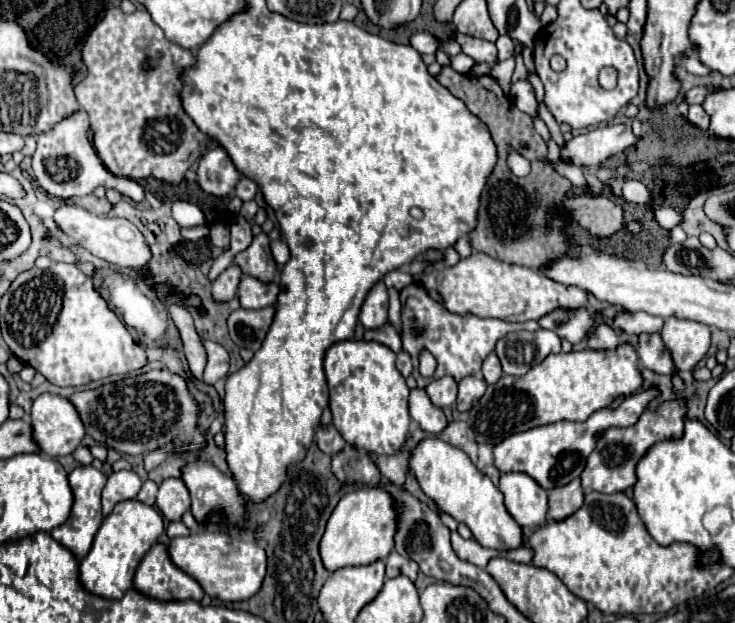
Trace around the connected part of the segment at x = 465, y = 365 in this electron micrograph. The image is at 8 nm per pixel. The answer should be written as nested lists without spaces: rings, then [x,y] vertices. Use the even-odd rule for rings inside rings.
[[[410,284],[406,288],[400,290],[400,302],[402,302],[402,346],[404,350],[412,356],[414,362],[414,372],[412,376],[416,378],[420,388],[426,388],[432,380],[438,380],[442,376],[452,376],[456,382],[460,382],[464,376],[476,376],[480,374],[480,364],[484,362],[484,358],[494,350],[496,342],[506,336],[508,332],[518,332],[518,330],[538,330],[540,326],[536,322],[520,322],[520,324],[510,324],[504,320],[496,320],[496,318],[478,318],[474,314],[452,314],[448,312],[442,304],[430,300],[430,296],[424,292],[424,288],[420,284]],[[414,326],[424,330],[420,336],[414,336]],[[422,350],[428,350],[436,362],[436,374],[432,378],[422,378],[418,374],[418,356]]]

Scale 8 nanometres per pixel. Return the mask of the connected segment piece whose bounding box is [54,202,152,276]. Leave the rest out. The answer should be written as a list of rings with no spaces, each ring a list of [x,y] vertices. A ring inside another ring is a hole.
[[[66,202],[60,210],[56,210],[54,214],[54,220],[56,224],[80,246],[84,246],[88,252],[92,252],[94,256],[110,262],[110,264],[116,264],[116,266],[122,266],[122,268],[132,268],[132,270],[138,270],[142,276],[148,276],[148,270],[146,270],[146,264],[150,262],[152,258],[152,252],[142,236],[142,232],[128,220],[124,218],[110,218],[110,216],[96,216],[96,214],[90,214],[88,210],[80,208],[80,206],[74,206],[72,202]]]

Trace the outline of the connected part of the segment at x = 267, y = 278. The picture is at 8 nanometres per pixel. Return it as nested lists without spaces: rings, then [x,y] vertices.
[[[258,234],[254,236],[252,244],[238,252],[234,262],[242,268],[244,274],[254,276],[262,282],[272,282],[274,280],[274,272],[276,272],[276,264],[272,260],[270,254],[270,240],[266,234]]]

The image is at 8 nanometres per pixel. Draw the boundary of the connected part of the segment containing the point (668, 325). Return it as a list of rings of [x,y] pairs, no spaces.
[[[668,318],[660,334],[678,370],[692,370],[710,348],[710,328],[700,322]]]

